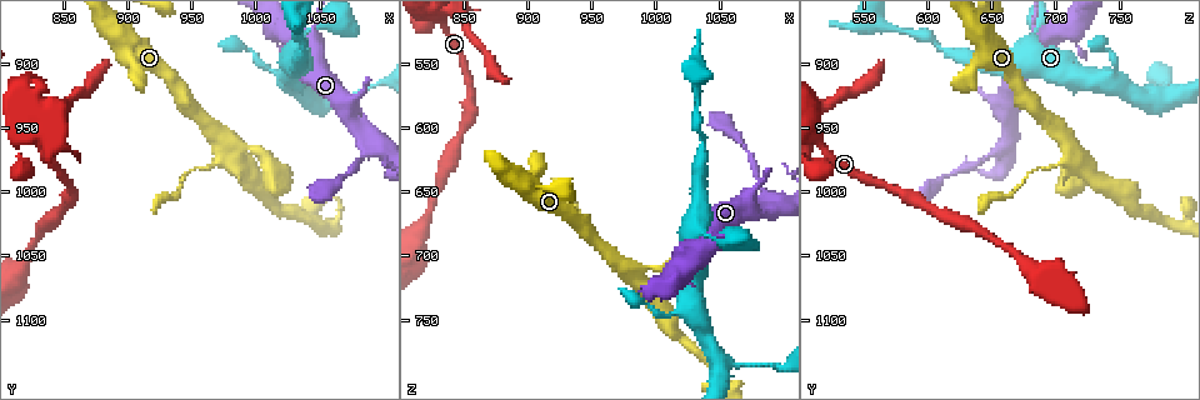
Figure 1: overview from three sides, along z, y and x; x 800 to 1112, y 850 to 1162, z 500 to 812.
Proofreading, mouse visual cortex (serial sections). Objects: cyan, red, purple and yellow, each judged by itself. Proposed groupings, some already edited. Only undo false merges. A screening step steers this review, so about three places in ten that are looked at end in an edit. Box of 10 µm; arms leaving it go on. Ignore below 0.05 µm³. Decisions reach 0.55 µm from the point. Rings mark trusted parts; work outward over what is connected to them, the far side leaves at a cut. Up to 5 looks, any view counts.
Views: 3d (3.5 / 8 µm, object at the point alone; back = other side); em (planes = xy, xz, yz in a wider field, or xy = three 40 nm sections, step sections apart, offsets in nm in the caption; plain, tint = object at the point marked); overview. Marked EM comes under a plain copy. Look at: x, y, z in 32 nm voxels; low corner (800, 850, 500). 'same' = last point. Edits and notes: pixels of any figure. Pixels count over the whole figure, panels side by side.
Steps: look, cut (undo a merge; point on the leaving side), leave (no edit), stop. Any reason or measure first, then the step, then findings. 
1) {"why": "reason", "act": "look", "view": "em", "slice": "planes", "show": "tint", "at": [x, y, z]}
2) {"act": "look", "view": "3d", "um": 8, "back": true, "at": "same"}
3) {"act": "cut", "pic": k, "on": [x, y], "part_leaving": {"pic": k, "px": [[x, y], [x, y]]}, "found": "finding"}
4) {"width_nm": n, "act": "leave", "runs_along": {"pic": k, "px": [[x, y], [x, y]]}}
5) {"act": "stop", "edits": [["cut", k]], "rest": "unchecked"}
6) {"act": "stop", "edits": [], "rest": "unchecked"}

{"why": "thick turns thin", "act": "look", "view": "3d", "um": 3.5, "at": [966, 980, 696]}

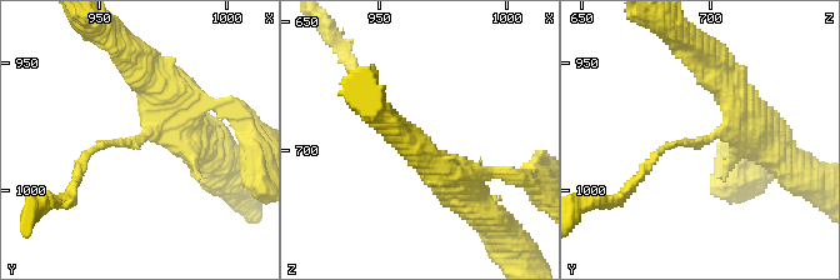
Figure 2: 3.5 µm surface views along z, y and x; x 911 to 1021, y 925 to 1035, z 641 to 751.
{"arm_widths_nm": [100, 500], "act": "look", "view": "em", "slice": "xy", "step": 2, "show": "tint", "at": [964, 979, 696]}

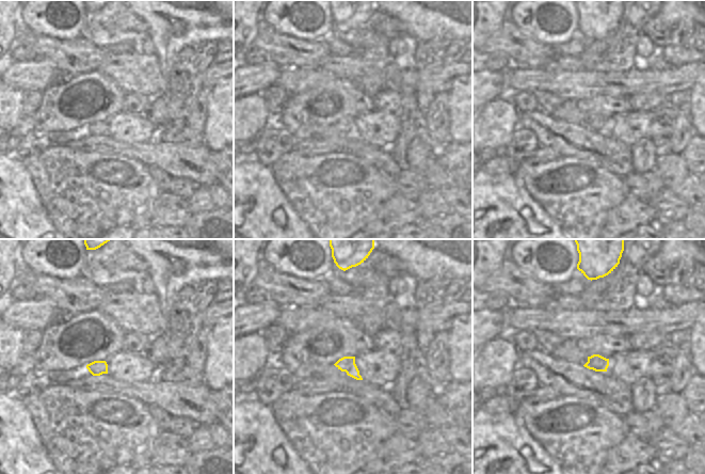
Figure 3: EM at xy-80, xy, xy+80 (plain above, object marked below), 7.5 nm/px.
{"act": "leave", "runs_along": {"pic": 2, "px": [[441, 170], [361, 88]]}, "found": "one cell here"}

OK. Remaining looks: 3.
{"why": "arms part here", "act": "look", "view": "3d", "um": 3.5, "at": [1054, 930, 784]}

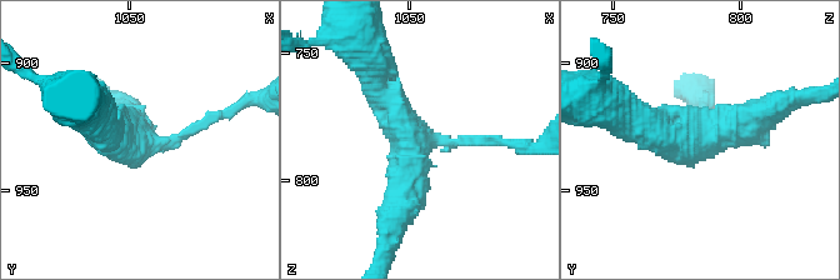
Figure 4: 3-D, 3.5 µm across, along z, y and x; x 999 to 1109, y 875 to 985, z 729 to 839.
{"arms": 3, "arm_widths_nm": [150, 400, 450], "act": "look", "view": "em", "slice": "xy", "step": 5, "show": "tint", "at": [1053, 929, 785]}

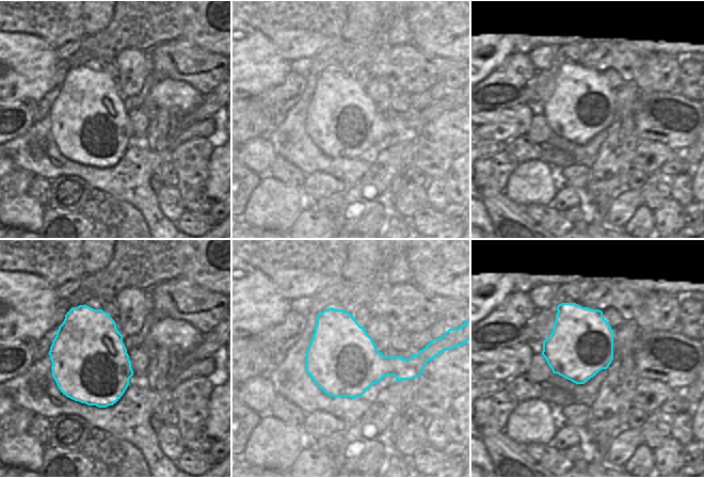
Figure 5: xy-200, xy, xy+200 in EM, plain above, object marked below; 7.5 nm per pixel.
{"act": "leave", "runs_along": {"pic": 4, "px": [[374, 76], [416, 140], [394, 211]]}, "found": "one cell here"}

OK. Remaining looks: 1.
{"act": "stop", "edits": [], "rest": "unchecked"}

